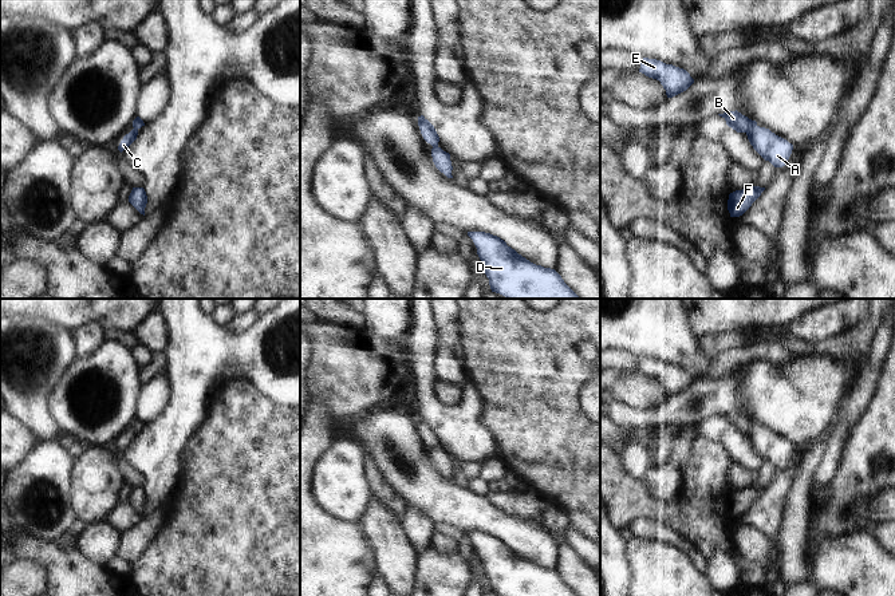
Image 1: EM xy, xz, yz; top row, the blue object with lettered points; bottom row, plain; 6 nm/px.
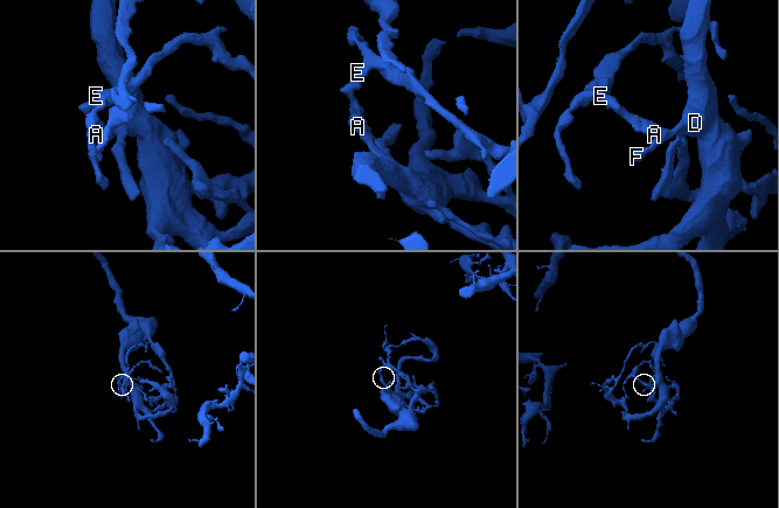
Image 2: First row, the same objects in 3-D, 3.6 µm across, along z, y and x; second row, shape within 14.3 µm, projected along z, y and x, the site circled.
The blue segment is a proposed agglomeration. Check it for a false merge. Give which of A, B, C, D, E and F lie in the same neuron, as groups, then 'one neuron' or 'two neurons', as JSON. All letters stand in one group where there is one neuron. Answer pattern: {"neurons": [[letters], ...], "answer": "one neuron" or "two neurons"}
{"neurons": [["A", "B", "C", "D", "E", "F"]], "answer": "one neuron"}

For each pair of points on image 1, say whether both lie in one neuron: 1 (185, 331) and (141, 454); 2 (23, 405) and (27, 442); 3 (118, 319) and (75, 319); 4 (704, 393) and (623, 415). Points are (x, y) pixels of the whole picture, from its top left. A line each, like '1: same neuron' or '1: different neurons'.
1: same neuron
2: different neurons
3: same neuron
4: same neuron

